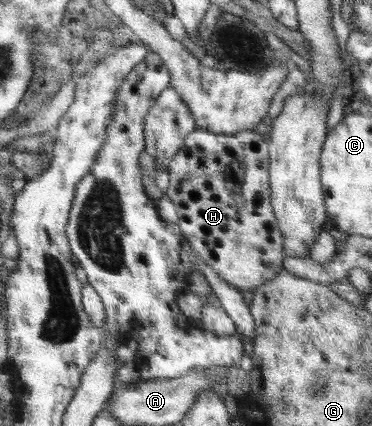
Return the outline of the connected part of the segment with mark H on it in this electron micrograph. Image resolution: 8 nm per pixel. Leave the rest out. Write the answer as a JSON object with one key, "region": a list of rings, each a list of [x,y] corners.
{"region":[[[195,128],[184,139],[178,154],[171,158],[169,186],[165,195],[175,206],[177,225],[191,248],[206,264],[215,270],[222,281],[236,287],[240,293],[254,292],[264,283],[272,281],[283,269],[285,259],[283,231],[278,230],[274,210],[270,206],[268,188],[269,144],[256,131],[236,134],[214,134],[212,131]]]}

